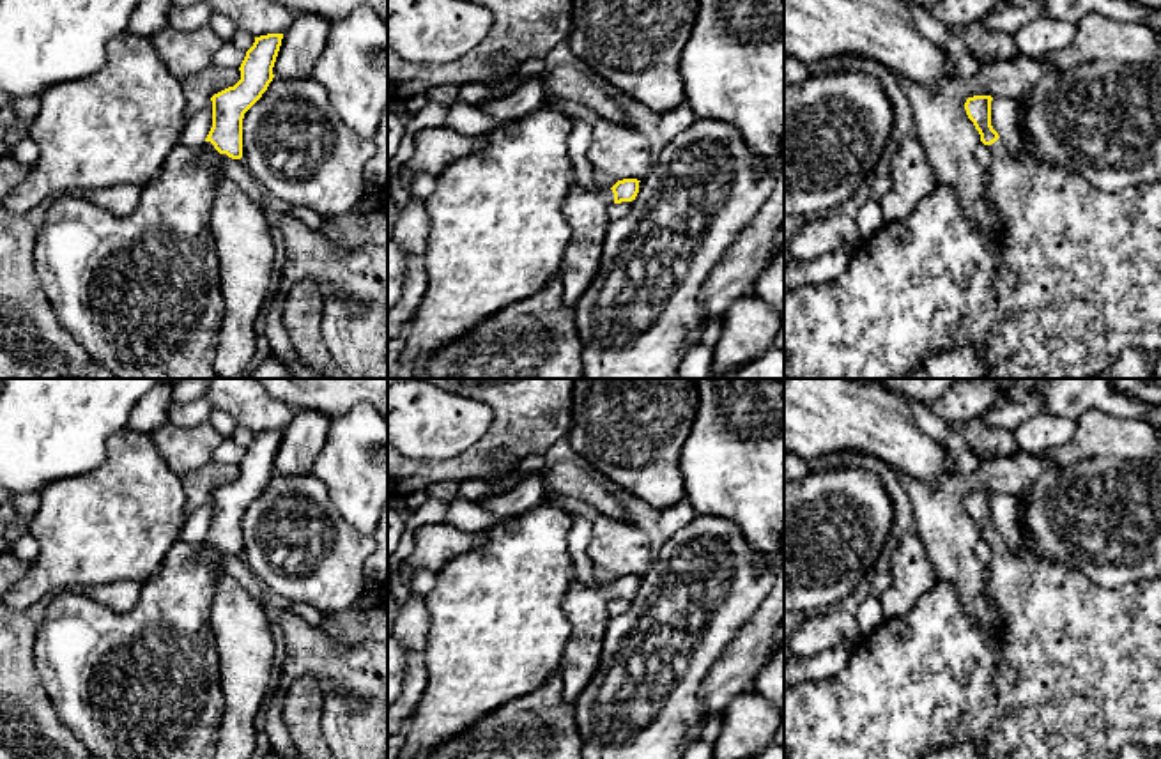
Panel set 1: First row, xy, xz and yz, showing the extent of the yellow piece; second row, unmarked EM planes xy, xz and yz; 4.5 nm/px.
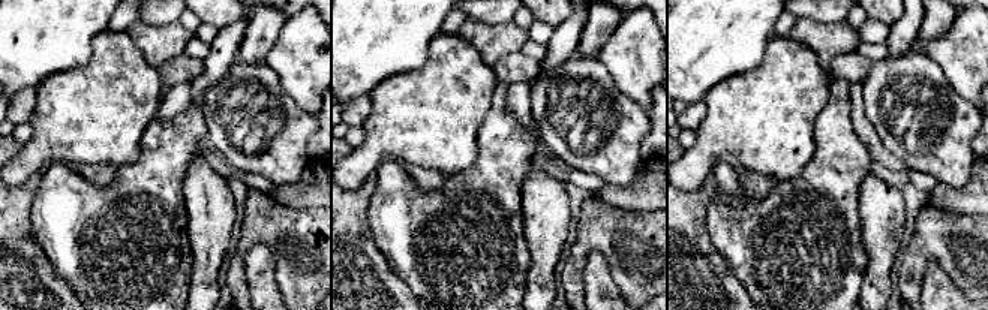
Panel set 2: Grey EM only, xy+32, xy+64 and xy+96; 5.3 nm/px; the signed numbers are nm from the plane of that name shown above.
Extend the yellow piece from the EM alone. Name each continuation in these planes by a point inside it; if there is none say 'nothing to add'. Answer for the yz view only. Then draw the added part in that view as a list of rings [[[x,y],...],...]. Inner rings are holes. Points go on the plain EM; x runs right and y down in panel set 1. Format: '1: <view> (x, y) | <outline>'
1: yz (1073, 671) | [[[1018,497],[1018,527],[1023,554],[1016,556],[1003,534],[988,541],[988,596],[1000,614],[995,633],[986,633],[966,612],[957,589],[938,580],[913,607],[897,617],[887,617],[876,630],[864,635],[848,665],[827,679],[809,679],[784,690],[784,759],[924,759],[927,754],[973,741],[988,759],[1115,759],[1129,743],[1161,750],[1161,573],[1138,584],[1103,587],[1085,573],[1039,557],[1026,547],[1021,525],[1023,501]]]

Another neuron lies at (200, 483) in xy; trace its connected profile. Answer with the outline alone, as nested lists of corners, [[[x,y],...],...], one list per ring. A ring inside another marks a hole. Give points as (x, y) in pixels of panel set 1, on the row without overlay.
[[[214,460],[184,474],[186,515],[193,513],[214,490],[234,483],[239,476],[239,465],[223,465]]]

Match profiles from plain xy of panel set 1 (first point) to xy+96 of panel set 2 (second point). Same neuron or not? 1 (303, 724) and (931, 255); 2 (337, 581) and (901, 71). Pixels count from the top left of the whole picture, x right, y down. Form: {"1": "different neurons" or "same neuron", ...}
{"1": "different neurons", "2": "same neuron"}

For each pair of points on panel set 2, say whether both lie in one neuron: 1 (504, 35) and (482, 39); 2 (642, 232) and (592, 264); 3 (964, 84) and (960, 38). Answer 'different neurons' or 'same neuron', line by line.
1: same neuron
2: different neurons
3: same neuron

